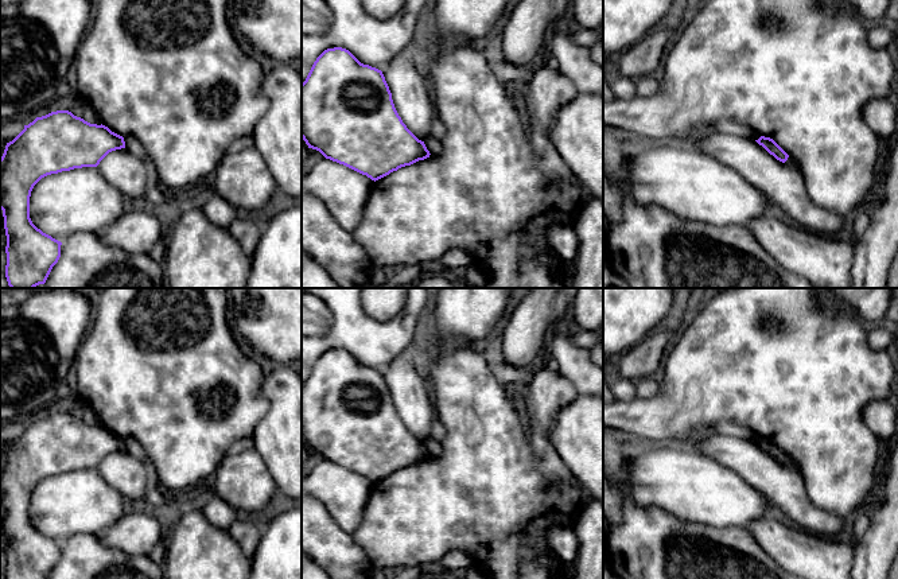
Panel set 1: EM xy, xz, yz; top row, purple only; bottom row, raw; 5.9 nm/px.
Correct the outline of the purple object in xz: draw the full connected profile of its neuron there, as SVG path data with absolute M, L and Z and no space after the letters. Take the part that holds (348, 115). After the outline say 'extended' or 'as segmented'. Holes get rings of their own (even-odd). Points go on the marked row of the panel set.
M342 47L324 50L302 83L302 139L308 148L319 151L326 159L366 175L374 182L431 155L424 141L419 140L399 116L382 71L361 63Z; as segmented

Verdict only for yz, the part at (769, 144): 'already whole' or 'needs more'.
already whole

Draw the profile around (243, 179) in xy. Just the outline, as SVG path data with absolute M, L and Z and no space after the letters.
M254 147L228 152L210 182L218 194L237 210L260 210L276 193L277 184L263 156Z

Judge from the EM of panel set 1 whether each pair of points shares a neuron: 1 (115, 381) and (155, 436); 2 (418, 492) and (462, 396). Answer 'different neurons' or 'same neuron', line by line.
1: same neuron
2: same neuron

